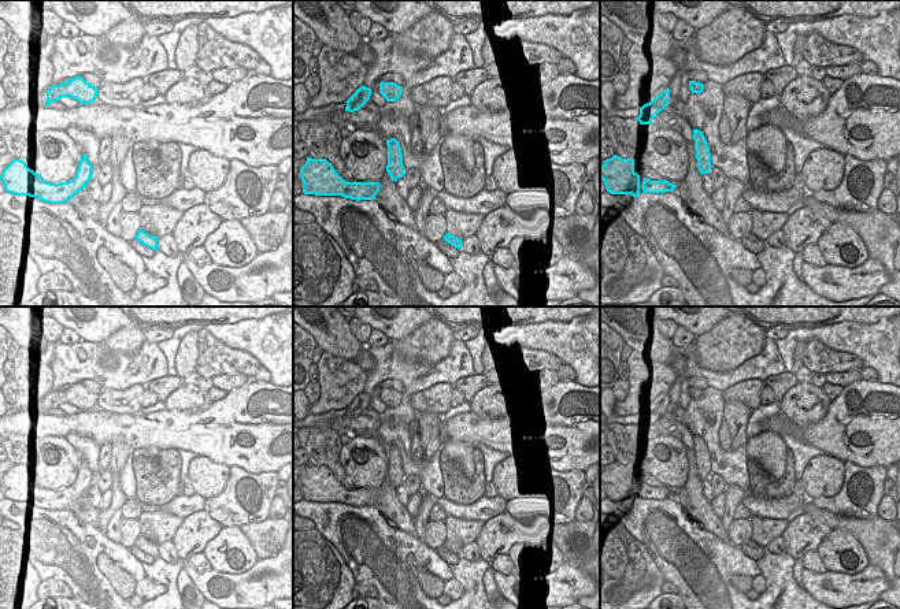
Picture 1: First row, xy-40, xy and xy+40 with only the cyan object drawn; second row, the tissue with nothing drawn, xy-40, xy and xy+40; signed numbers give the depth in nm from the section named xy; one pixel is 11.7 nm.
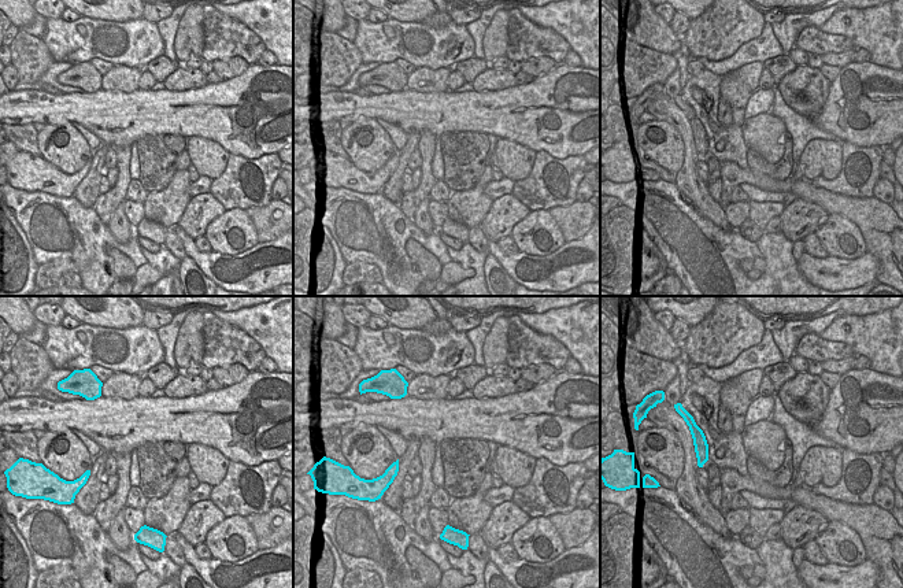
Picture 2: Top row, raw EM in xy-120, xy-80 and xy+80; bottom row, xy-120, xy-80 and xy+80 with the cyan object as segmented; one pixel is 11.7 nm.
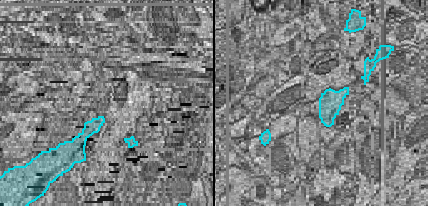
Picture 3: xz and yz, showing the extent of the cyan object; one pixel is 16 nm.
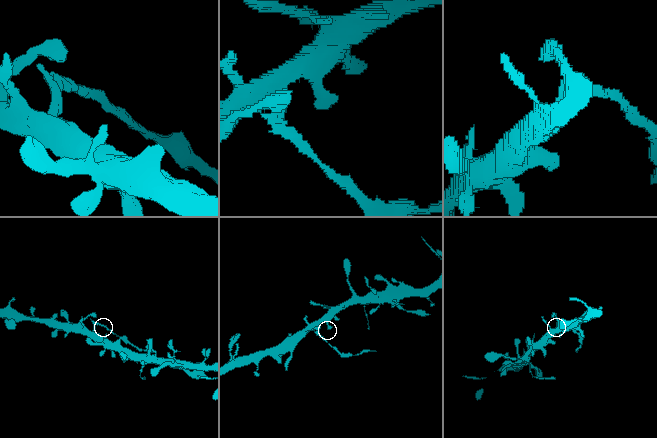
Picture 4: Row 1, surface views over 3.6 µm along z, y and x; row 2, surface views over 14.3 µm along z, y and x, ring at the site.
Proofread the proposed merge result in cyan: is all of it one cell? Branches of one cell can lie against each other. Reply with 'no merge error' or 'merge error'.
merge error

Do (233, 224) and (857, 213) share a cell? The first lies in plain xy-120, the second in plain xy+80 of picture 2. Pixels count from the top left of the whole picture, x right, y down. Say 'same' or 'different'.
different

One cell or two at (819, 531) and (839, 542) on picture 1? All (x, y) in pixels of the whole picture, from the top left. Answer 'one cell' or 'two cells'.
two cells

